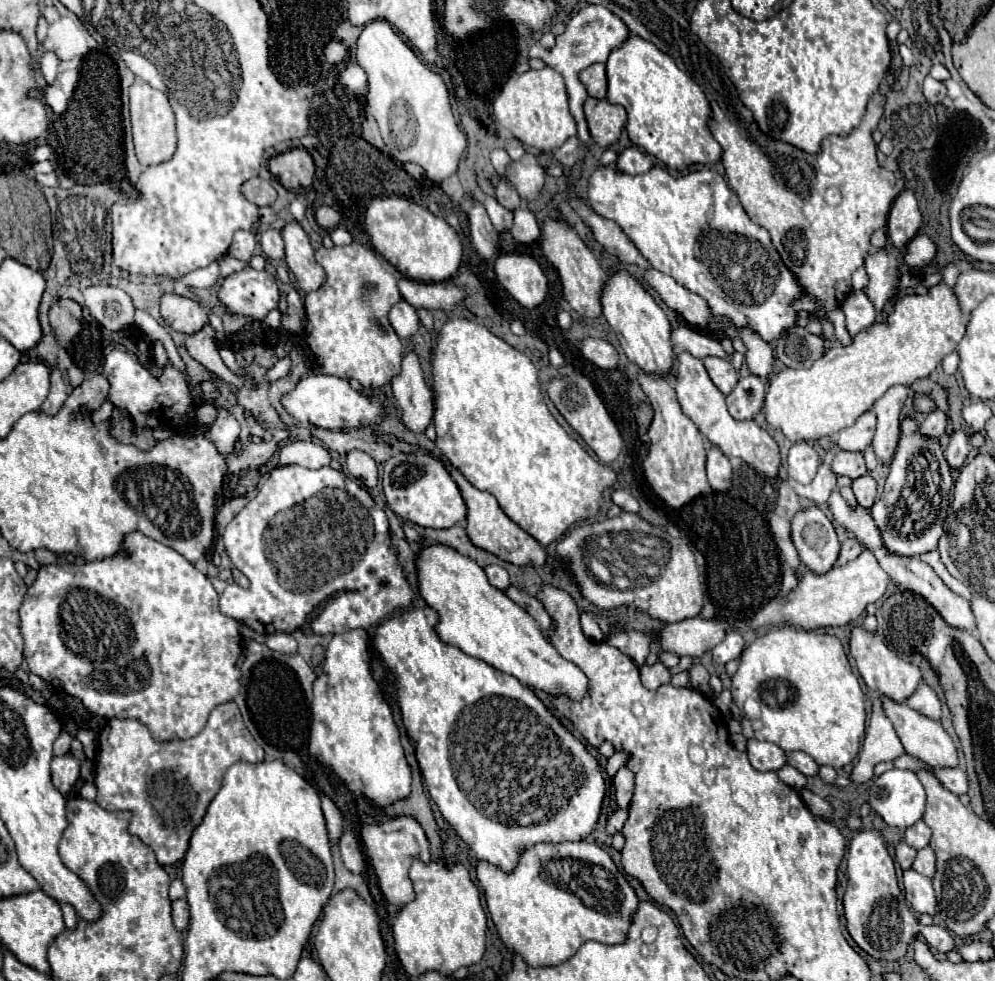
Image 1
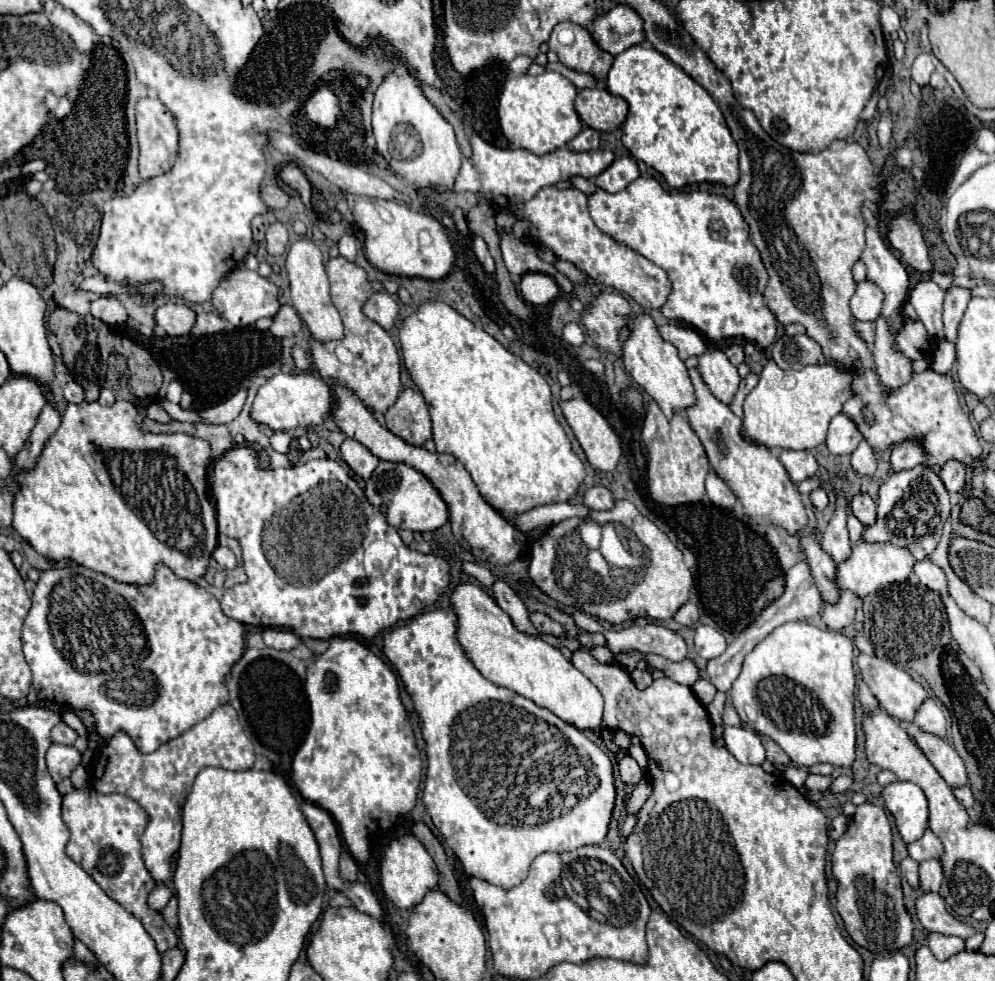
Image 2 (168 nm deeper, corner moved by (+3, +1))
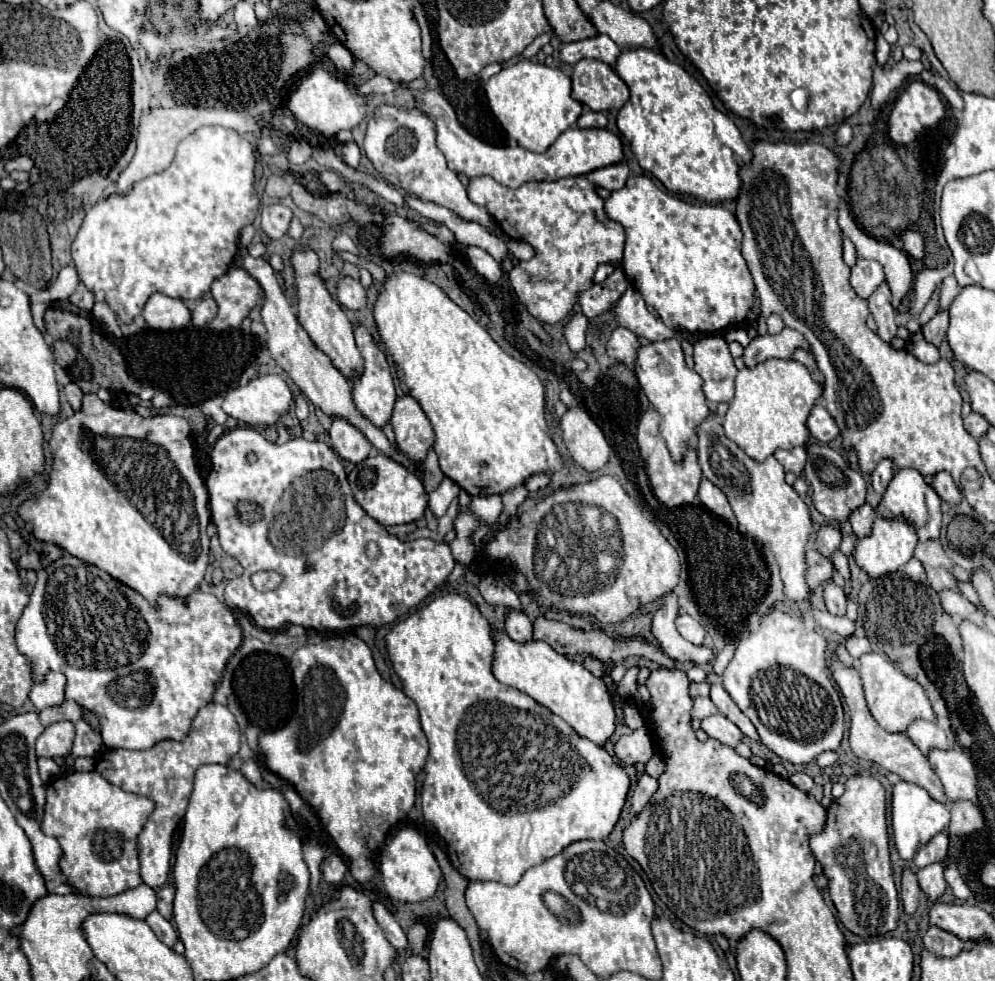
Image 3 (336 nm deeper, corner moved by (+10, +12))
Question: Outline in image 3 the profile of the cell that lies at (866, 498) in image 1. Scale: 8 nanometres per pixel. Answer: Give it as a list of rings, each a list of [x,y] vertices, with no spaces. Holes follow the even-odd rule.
[[[865,504],[865,506],[857,508],[857,510],[853,510],[849,522],[851,522],[853,534],[855,534],[857,538],[869,536],[871,526],[873,526],[873,522],[875,522],[875,510],[873,510],[869,504]]]

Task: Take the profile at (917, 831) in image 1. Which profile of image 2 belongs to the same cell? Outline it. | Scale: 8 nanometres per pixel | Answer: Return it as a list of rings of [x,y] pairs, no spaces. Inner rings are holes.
[[[926,829],[916,843],[908,845],[908,855],[918,863],[924,859],[938,859],[942,855],[942,843],[930,829]]]

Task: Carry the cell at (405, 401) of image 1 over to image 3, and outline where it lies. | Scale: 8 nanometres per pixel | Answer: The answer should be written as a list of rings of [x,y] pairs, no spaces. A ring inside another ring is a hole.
[[[403,396],[395,402],[391,418],[399,450],[415,464],[421,466],[429,448],[433,448],[433,426],[415,398]]]

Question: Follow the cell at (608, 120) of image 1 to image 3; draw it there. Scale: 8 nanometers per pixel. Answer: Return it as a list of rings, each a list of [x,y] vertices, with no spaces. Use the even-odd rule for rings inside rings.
[[[579,60],[573,66],[573,98],[595,112],[621,108],[629,100],[627,84],[617,72],[601,60]],[[581,76],[589,76],[589,84],[581,84]]]

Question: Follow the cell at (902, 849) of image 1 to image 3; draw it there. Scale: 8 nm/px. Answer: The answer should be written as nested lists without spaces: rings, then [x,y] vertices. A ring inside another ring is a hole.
[[[905,868],[903,884],[901,884],[901,902],[903,902],[903,910],[907,914],[915,914],[915,910],[919,906],[919,894],[921,894],[921,888],[919,888],[917,876],[909,868]]]

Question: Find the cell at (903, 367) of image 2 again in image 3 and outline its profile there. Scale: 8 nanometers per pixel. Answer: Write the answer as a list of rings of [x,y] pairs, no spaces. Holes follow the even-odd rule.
[[[883,282],[869,298],[867,298],[867,304],[869,304],[869,312],[871,316],[875,318],[877,322],[877,334],[881,340],[885,342],[891,342],[891,338],[895,336],[897,332],[897,322],[895,322],[895,310],[891,306],[891,292],[889,292],[889,286]]]

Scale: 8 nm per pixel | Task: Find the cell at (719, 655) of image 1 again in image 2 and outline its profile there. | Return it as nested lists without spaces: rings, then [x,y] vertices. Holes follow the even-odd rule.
[[[698,625],[694,645],[700,657],[708,661],[708,659],[720,657],[726,651],[726,637],[718,629],[712,629],[708,625]]]

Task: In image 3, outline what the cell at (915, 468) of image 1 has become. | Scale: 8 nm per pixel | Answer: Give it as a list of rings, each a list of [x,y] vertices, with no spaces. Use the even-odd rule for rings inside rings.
[[[899,470],[887,492],[881,498],[881,504],[877,506],[877,514],[881,518],[899,518],[903,516],[907,522],[911,522],[917,530],[917,536],[921,542],[925,540],[937,540],[941,532],[941,498],[937,492],[923,480],[923,476],[917,470]]]

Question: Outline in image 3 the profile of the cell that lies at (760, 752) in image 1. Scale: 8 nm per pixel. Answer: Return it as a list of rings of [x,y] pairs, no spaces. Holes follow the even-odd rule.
[[[715,714],[715,716],[703,718],[701,720],[701,728],[705,730],[705,734],[709,738],[715,738],[715,740],[727,744],[727,746],[735,746],[743,738],[741,730],[731,720],[727,720],[723,714]]]

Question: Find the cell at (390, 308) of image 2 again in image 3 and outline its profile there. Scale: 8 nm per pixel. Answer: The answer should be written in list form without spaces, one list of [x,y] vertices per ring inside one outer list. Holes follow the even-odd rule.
[[[345,276],[335,286],[335,298],[347,310],[361,310],[367,302],[367,292],[359,284],[359,280],[353,280],[351,276]]]

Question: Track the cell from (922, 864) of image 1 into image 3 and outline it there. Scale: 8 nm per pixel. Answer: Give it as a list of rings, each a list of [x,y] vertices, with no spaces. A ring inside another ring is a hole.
[[[931,864],[923,870],[917,872],[919,878],[919,886],[921,890],[929,896],[929,900],[939,900],[943,896],[943,892],[947,890],[947,882],[943,878],[943,866],[941,864]]]

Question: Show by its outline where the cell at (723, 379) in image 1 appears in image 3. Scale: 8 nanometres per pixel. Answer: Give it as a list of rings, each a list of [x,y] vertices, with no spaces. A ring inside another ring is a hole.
[[[709,336],[695,344],[695,372],[703,378],[705,398],[713,404],[731,402],[735,392],[737,368],[727,342],[721,336]]]

